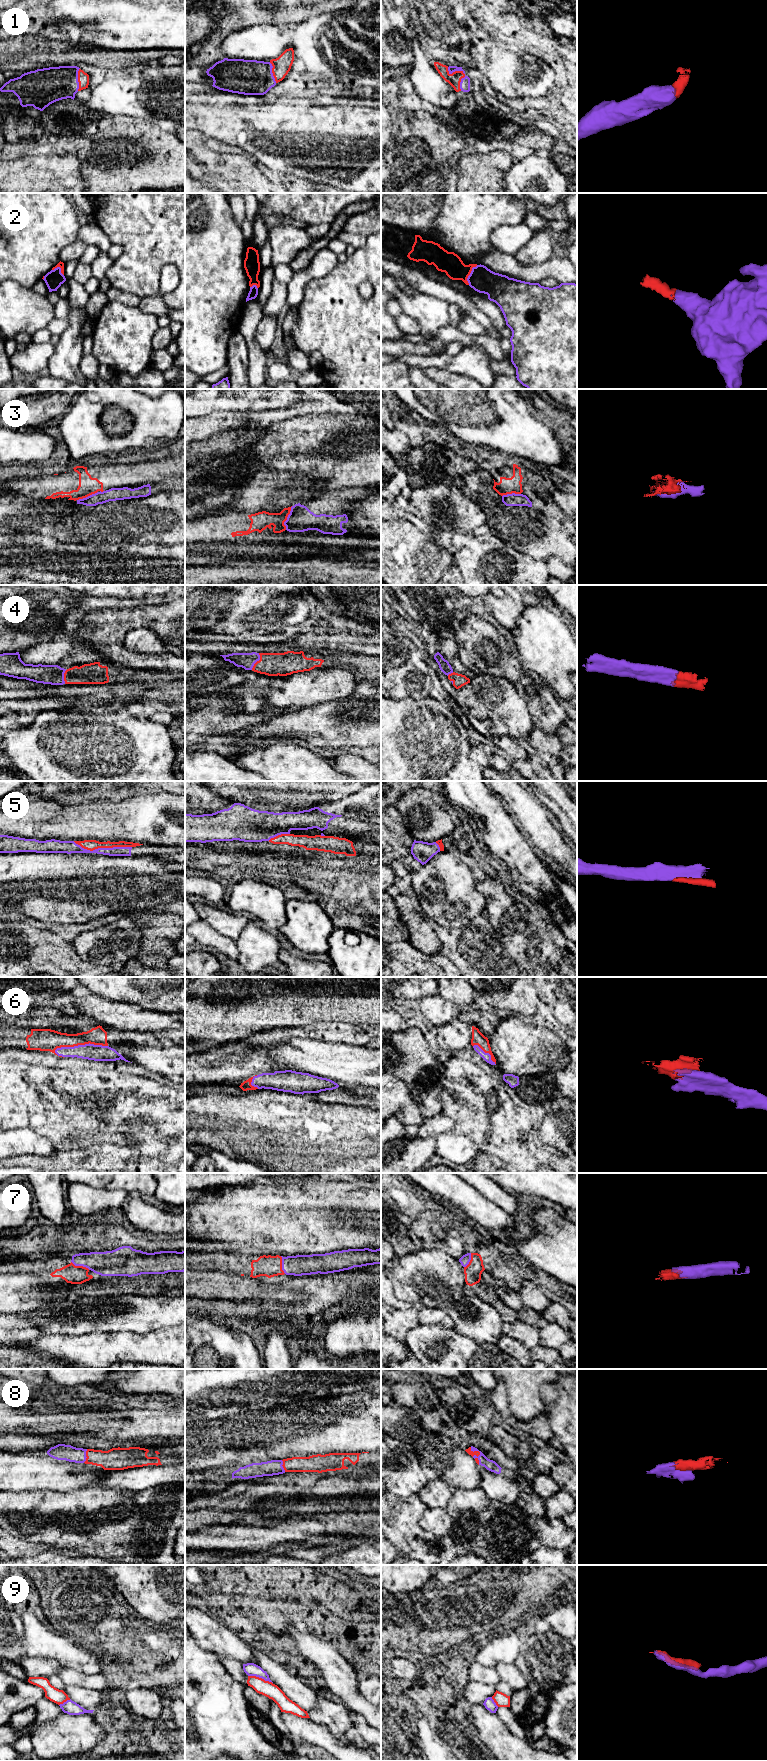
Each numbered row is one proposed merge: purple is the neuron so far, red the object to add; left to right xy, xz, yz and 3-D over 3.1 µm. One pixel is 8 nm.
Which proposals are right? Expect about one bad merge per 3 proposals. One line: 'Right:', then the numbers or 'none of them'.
Right: 1, 2, 4, 5, 6, 7, 8

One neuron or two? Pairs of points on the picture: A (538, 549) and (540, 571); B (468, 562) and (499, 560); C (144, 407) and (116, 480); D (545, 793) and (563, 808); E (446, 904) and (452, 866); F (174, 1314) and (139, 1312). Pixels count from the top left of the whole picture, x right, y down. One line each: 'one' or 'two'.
A: two
B: one
C: two
D: one
E: one
F: one

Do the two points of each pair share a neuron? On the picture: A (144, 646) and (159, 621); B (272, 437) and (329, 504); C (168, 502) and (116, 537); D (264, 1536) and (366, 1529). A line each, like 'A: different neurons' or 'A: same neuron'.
A: different neurons
B: different neurons
C: same neuron
D: same neuron

